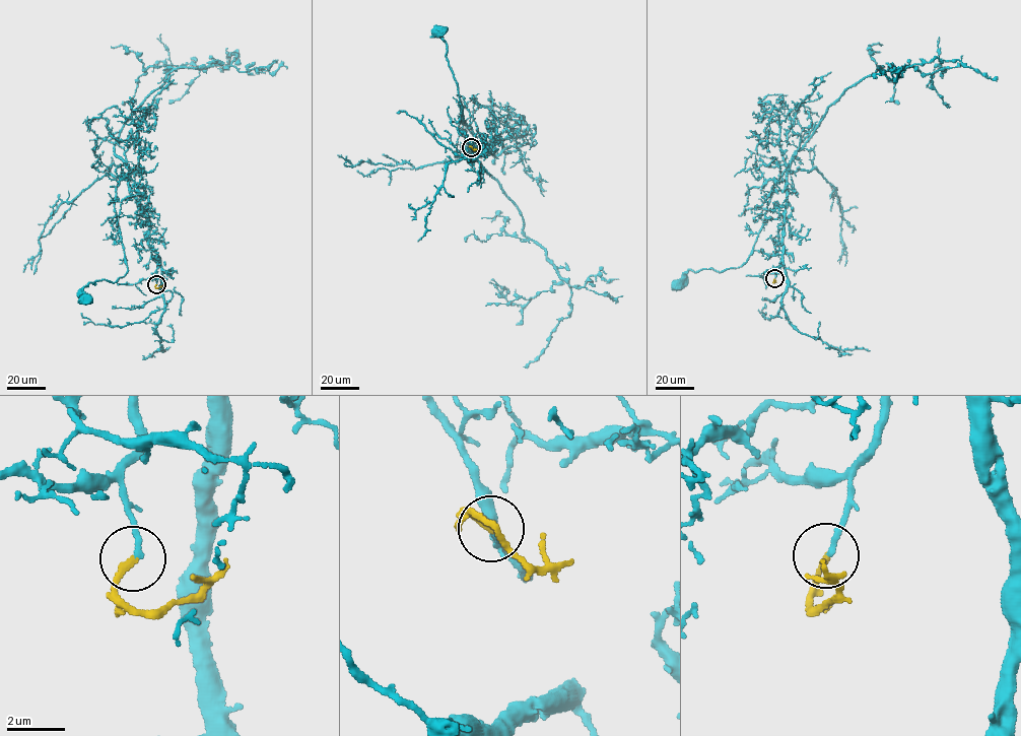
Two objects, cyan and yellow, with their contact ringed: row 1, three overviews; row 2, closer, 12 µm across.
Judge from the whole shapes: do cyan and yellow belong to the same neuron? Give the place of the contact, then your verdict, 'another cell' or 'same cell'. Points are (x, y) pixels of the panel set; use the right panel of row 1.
place (774, 278); same cell

